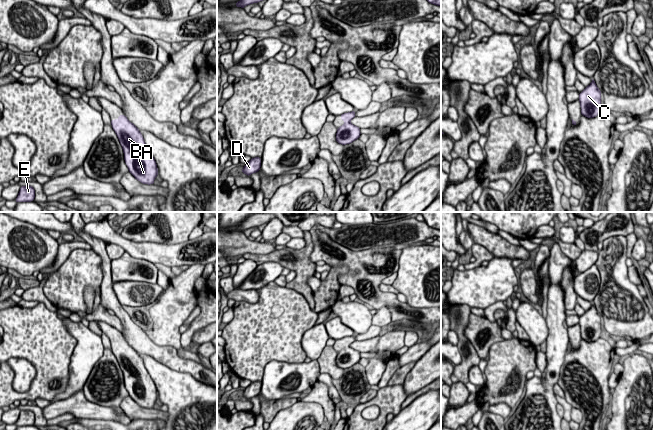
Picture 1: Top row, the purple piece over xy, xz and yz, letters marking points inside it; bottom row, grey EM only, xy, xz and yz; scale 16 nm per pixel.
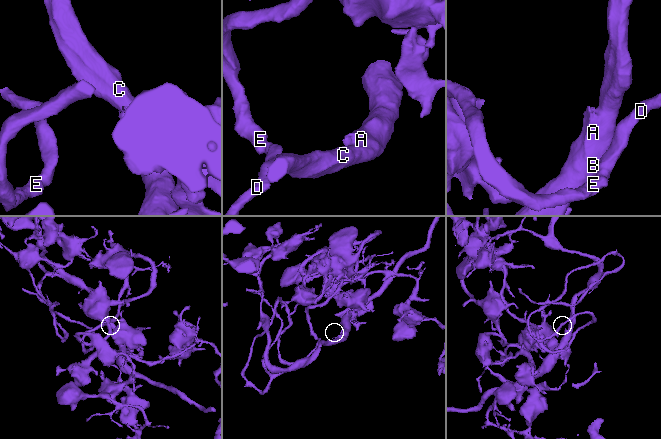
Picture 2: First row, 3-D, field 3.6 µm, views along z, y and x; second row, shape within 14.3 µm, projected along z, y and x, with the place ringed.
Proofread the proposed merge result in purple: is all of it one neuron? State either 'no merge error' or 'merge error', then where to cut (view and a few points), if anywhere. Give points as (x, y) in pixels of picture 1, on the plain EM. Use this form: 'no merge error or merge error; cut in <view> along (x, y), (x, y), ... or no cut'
no merge error; no cut

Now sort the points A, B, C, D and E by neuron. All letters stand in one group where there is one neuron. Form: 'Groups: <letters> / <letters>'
Groups: A B C D E

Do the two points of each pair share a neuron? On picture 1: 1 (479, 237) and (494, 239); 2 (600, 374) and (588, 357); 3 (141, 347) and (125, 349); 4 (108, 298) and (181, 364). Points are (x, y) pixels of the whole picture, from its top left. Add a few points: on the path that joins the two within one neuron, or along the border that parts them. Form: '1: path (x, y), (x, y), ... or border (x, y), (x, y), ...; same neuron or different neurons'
1: path (483, 237), (490, 239); same neuron
2: path (596, 370), (591, 365), (591, 361); same neuron
3: border (121, 333), (124, 339), (139, 353); different neurons
4: path (125, 318), (130, 328), (151, 349), (161, 353); same neuron

